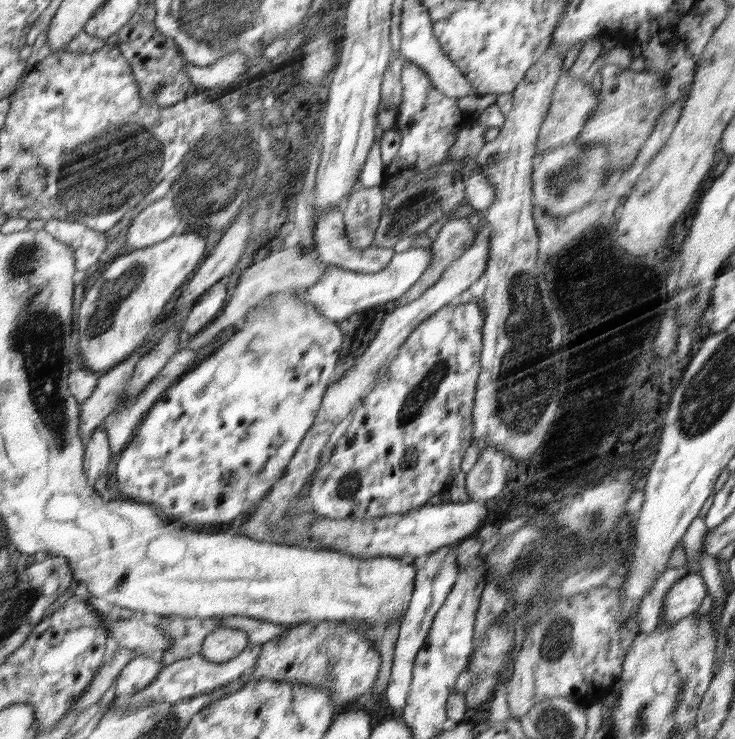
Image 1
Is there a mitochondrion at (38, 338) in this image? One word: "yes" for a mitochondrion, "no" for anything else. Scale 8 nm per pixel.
yes

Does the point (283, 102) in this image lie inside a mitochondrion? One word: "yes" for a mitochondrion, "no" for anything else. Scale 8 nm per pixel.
no

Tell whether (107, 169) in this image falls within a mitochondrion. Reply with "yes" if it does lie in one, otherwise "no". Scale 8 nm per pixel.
yes

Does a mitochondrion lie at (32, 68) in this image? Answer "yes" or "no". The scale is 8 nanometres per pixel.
no

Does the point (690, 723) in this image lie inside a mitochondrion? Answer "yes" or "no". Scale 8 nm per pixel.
no

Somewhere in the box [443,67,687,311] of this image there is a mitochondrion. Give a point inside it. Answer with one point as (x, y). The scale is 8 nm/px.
(558, 182)

